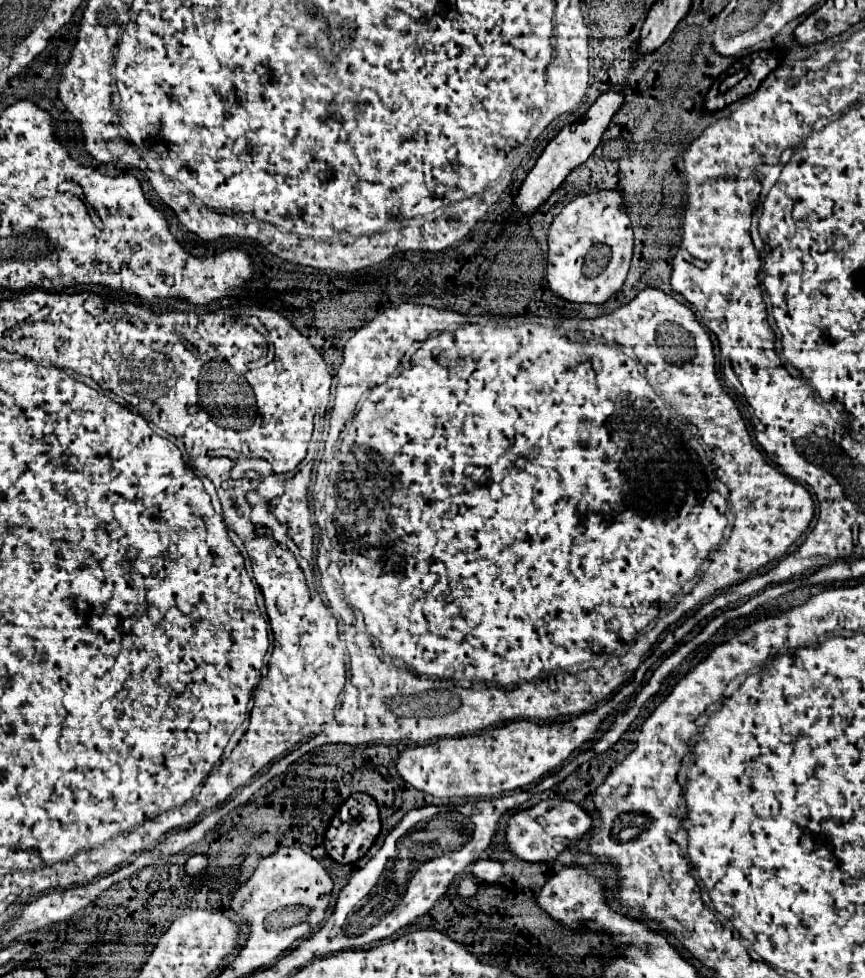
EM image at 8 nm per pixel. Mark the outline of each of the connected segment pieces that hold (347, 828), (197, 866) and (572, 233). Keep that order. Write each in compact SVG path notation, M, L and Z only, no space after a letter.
M356 793L342 803L342 807L338 809L338 815L332 819L324 837L324 847L332 861L348 865L366 855L366 851L372 847L378 833L380 833L380 817L378 817L376 801L370 795Z
M194 855L186 863L186 873L188 875L196 875L198 871L204 871L206 869L206 863L208 863L208 857L206 855Z
M596 191L570 201L548 231L548 287L570 303L606 303L626 281L632 259L632 227L618 191Z

